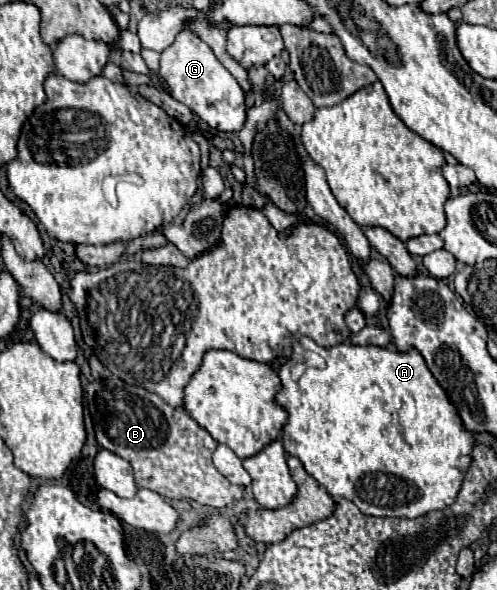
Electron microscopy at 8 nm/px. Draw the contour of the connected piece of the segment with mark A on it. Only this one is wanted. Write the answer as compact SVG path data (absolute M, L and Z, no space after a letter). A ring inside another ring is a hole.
M310 338L294 344L292 358L280 368L282 390L278 404L288 410L288 424L280 432L284 450L298 456L306 472L314 476L334 498L354 502L368 516L416 518L430 510L450 506L470 468L474 434L462 428L462 420L444 388L434 380L418 350L398 352L380 346L338 344L322 348ZM304 352L316 352L326 360L326 368L308 366L298 380L292 380L292 366L300 364Z

